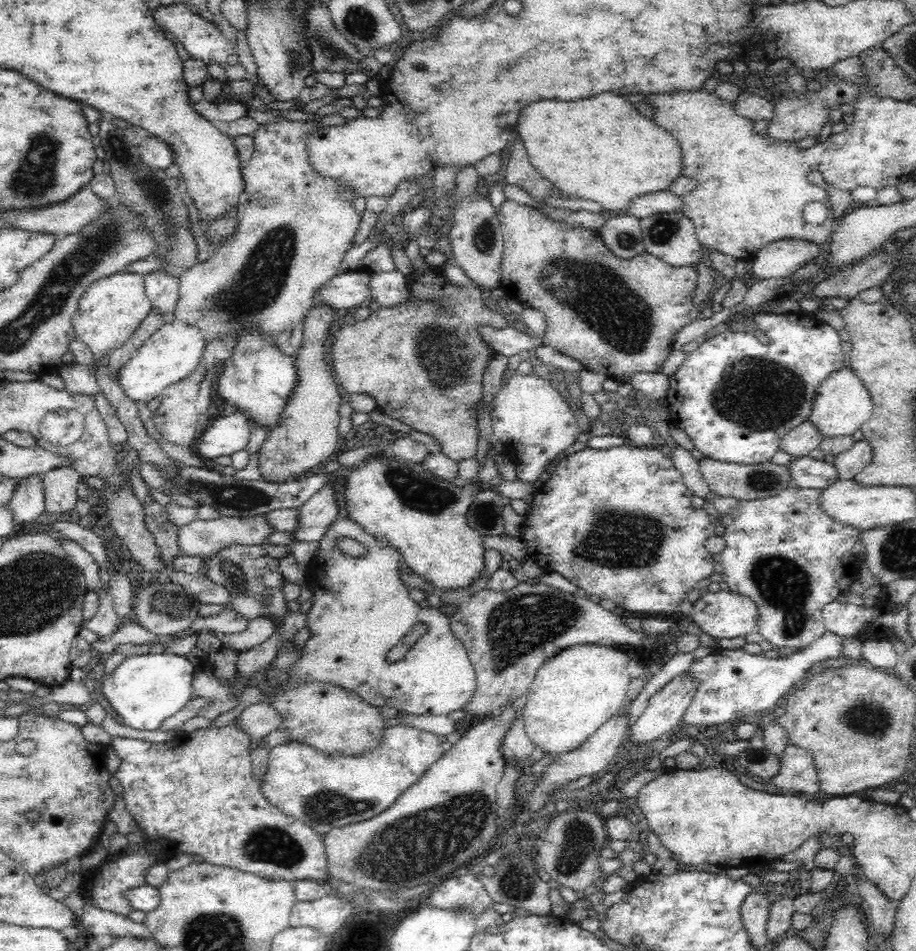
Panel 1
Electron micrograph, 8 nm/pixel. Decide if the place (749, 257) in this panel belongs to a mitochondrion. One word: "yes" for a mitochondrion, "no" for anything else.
no

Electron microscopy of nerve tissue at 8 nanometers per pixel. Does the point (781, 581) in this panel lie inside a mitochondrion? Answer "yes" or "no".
yes

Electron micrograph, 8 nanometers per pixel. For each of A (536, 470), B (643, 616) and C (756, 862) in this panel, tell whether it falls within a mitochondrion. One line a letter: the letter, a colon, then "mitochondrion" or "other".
A: other
B: other
C: other

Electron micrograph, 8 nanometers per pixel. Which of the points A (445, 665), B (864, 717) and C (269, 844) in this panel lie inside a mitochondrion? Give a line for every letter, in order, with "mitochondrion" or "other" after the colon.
A: other
B: mitochondrion
C: mitochondrion

